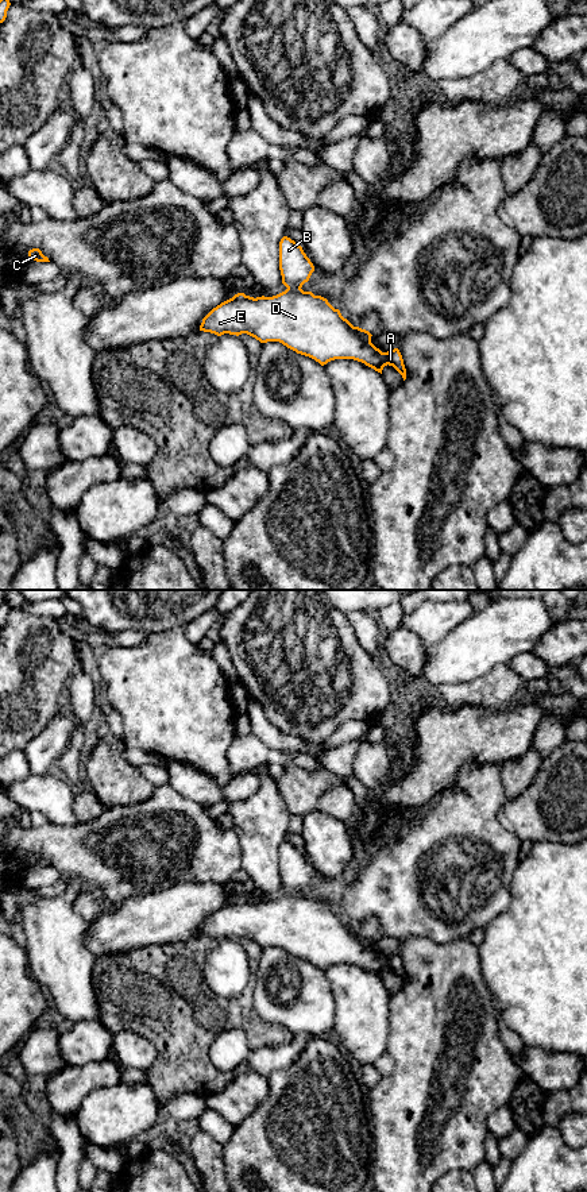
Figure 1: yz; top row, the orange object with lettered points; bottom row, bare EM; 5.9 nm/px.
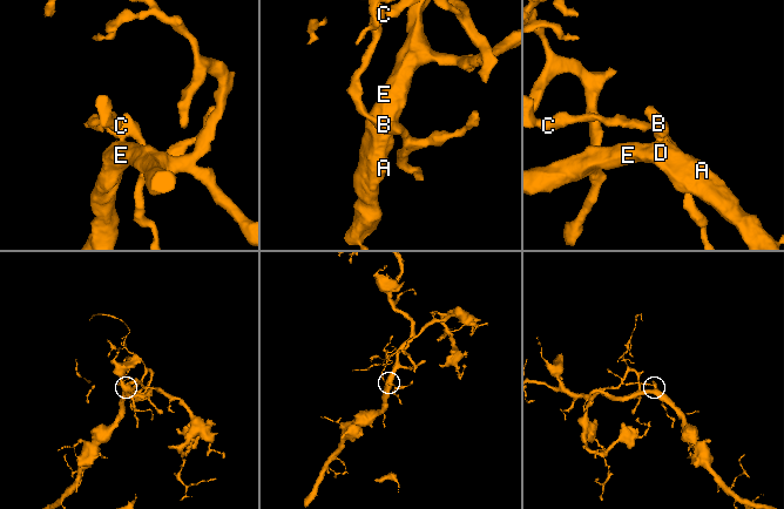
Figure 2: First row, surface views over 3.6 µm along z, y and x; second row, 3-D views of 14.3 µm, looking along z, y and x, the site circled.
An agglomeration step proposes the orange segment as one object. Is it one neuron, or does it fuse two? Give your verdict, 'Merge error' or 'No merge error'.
Merge error

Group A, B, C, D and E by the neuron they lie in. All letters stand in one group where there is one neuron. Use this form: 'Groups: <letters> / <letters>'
Groups: A D E / B C

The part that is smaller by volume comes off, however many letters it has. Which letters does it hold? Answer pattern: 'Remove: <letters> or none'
Remove: B, C

